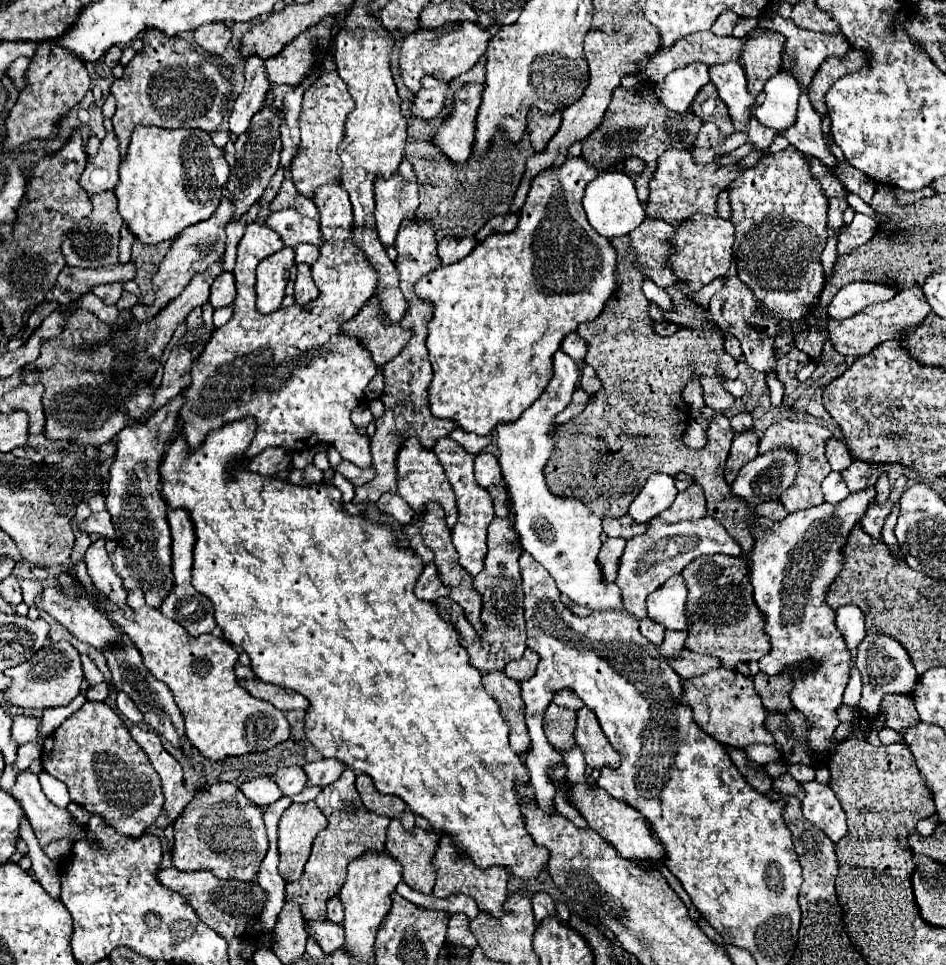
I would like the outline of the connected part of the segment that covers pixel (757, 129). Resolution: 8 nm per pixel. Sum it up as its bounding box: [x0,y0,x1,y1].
[748,116,780,150]

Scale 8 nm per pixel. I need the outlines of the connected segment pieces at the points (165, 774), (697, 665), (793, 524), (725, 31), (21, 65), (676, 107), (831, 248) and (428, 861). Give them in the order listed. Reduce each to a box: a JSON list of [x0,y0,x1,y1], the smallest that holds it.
[[130,726,194,818],[668,650,722,680],[740,488,876,755],[712,10,740,36],[6,58,28,90],[654,62,708,112],[822,234,838,278],[386,820,438,894]]

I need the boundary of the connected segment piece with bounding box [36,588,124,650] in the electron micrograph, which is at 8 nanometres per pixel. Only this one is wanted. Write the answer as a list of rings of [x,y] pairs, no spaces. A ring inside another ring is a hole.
[[[44,588],[42,594],[36,598],[36,606],[38,606],[40,610],[48,612],[48,614],[50,614],[54,620],[58,620],[64,628],[68,628],[80,642],[86,642],[86,644],[90,644],[90,646],[94,646],[94,648],[98,648],[98,650],[112,648],[114,644],[122,644],[124,634],[122,634],[118,628],[114,628],[114,626],[110,624],[110,620],[108,620],[102,612],[98,612],[98,608],[94,608],[92,602],[86,600],[86,598],[74,600],[74,598],[66,596],[66,594],[62,594],[58,588]]]

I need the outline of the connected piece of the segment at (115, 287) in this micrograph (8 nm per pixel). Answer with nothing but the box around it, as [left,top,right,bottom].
[92,282,122,304]

